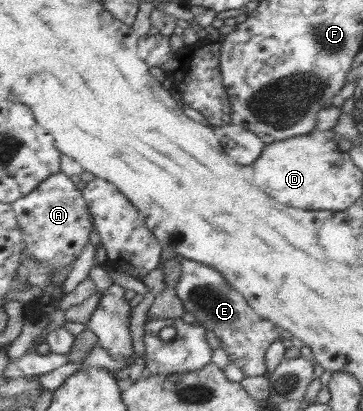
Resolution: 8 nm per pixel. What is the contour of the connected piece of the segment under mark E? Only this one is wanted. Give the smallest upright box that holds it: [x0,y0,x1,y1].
[174,259,281,377]

